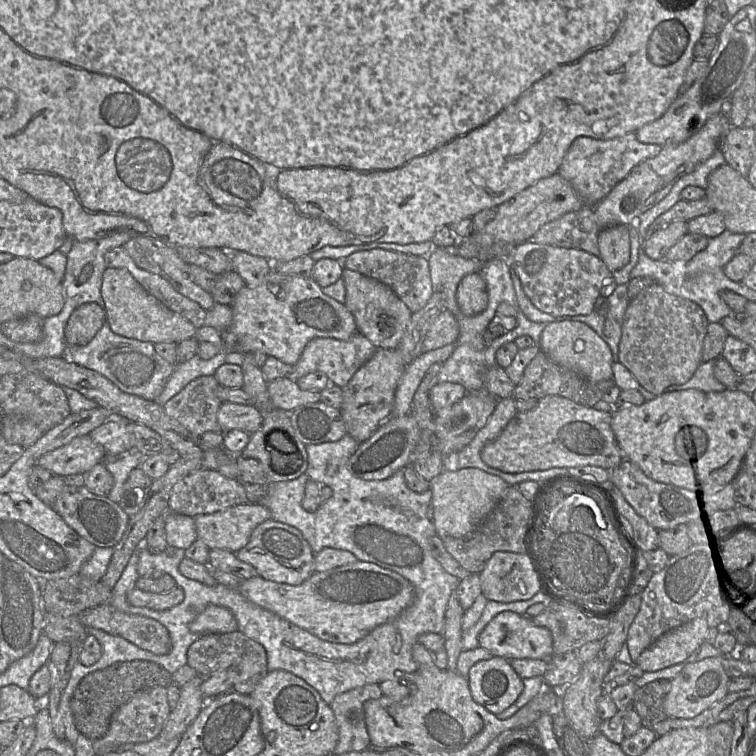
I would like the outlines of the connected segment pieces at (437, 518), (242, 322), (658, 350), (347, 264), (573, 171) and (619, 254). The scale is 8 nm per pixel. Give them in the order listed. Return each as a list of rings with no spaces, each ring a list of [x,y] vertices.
[[[453,464],[430,482],[432,522],[438,536],[462,538],[470,535],[491,513],[509,485],[500,477],[478,468],[456,469]]]
[[[271,272],[256,287],[246,286],[231,305],[233,318],[228,332],[242,353],[262,352],[292,368],[314,338],[347,340],[358,332],[355,319],[344,304],[327,296],[309,277]]]
[[[655,283],[630,300],[622,325],[618,361],[643,388],[659,396],[669,386],[684,384],[694,375],[702,363],[708,324],[708,318],[697,302],[668,293]]]
[[[374,249],[353,253],[344,259],[342,264],[344,268],[357,271],[389,286],[412,313],[422,309],[434,293],[427,257]]]
[[[635,133],[608,140],[578,137],[568,148],[558,173],[571,183],[585,206],[594,207],[626,178],[635,166],[654,158],[661,150],[661,145],[640,142]]]
[[[612,225],[602,228],[598,236],[600,258],[610,272],[620,270],[630,260],[630,227]]]

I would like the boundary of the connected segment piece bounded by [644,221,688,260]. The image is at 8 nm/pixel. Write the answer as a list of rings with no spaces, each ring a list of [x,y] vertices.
[[[675,221],[644,240],[644,251],[653,260],[666,259],[669,249],[688,232],[688,221]]]

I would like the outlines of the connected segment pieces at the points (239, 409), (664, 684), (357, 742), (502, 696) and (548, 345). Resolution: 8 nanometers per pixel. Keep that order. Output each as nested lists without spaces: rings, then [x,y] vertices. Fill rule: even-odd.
[[[224,402],[219,408],[217,419],[222,433],[238,429],[252,434],[262,426],[264,412],[255,405]]]
[[[657,679],[637,688],[633,708],[640,715],[644,727],[653,729],[654,726],[667,718],[663,702],[670,688],[671,680],[668,679]]]
[[[368,684],[338,694],[329,705],[338,728],[338,743],[332,755],[362,751],[370,747],[364,703],[382,697],[379,684]]]
[[[497,656],[475,663],[467,681],[473,700],[495,715],[512,705],[524,688],[510,662]]]
[[[562,321],[546,324],[536,343],[550,360],[591,382],[612,379],[613,356],[608,344],[587,324]]]

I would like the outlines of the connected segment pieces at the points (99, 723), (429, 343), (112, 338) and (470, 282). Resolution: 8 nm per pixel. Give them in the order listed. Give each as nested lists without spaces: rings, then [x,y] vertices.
[[[146,660],[117,662],[85,676],[71,699],[71,710],[80,734],[92,742],[103,738],[109,729],[114,713],[135,693],[153,687],[169,686],[172,675],[160,665]]]
[[[443,310],[431,324],[422,345],[422,351],[428,352],[454,344],[459,337],[459,324],[456,315]]]
[[[107,320],[88,344],[84,346],[66,344],[62,357],[67,362],[98,372],[125,393],[151,401],[157,401],[175,367],[156,352],[152,342],[115,334]]]
[[[471,273],[462,278],[457,287],[456,300],[461,316],[477,315],[487,307],[487,285],[479,273]]]

